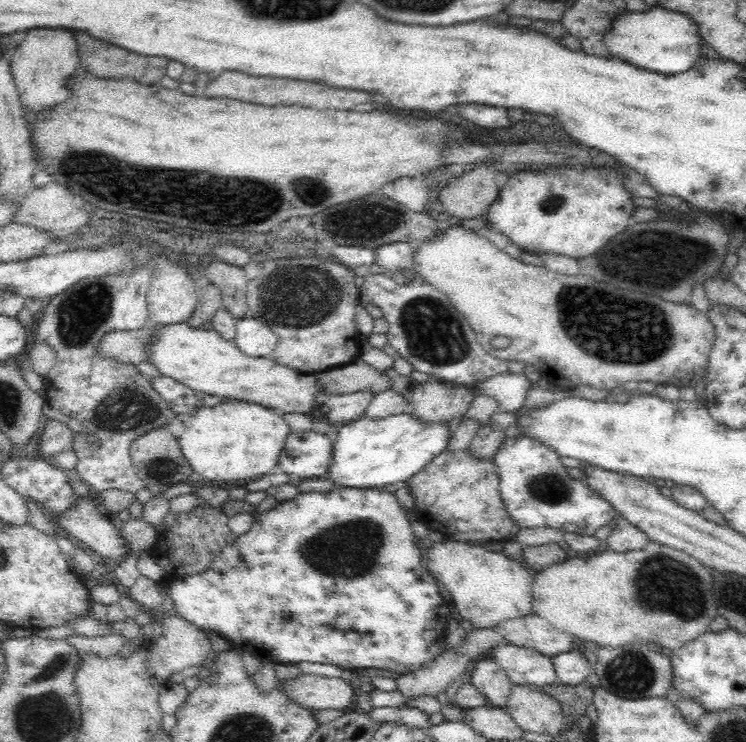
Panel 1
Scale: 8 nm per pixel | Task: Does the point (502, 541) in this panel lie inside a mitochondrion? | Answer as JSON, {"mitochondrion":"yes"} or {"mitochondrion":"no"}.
{"mitochondrion":"no"}

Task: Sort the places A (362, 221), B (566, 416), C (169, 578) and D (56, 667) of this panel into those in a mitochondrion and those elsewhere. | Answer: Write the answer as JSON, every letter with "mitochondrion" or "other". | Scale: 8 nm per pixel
{"A":"mitochondrion","B":"other","C":"other","D":"mitochondrion"}

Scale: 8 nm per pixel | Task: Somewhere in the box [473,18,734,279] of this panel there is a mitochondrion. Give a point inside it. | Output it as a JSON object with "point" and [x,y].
{"point":[551,204]}

